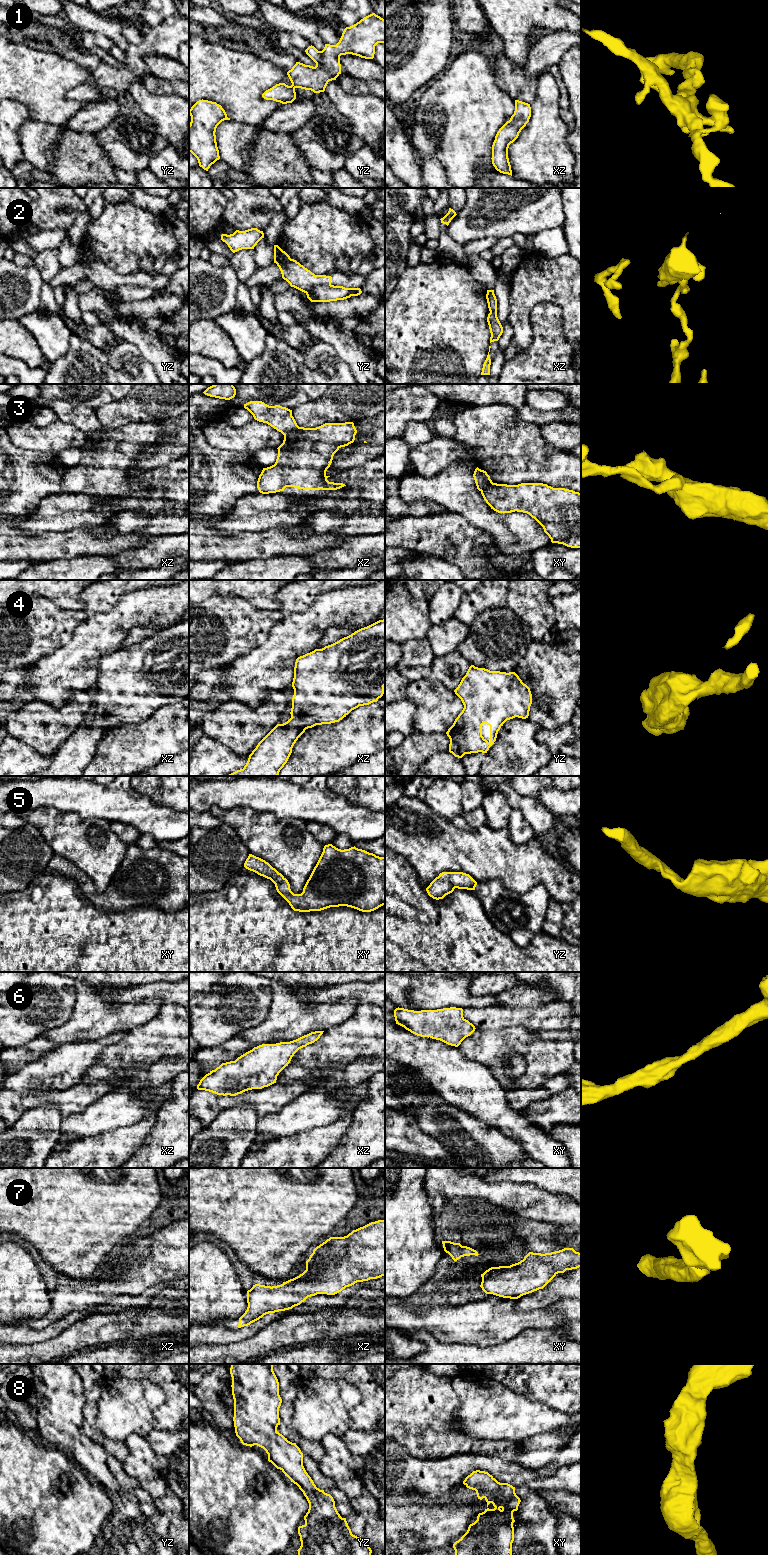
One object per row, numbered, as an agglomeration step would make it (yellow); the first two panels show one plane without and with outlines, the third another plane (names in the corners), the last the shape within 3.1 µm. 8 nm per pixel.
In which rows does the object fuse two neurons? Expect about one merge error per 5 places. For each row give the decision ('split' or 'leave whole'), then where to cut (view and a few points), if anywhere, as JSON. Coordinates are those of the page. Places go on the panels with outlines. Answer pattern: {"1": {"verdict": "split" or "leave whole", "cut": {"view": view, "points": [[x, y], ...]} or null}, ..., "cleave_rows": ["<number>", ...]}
{"1": {"verdict": "leave whole", "cut": null}, "2": {"verdict": "split", "cut": {"view": "yz", "points": [[330, 283], [318, 283], [306, 293]]}}, "3": {"verdict": "split", "cut": {"view": "xz", "points": [[297, 425], [284, 436]]}}, "4": {"verdict": "leave whole", "cut": null}, "5": {"verdict": "leave whole", "cut": null}, "6": {"verdict": "leave whole", "cut": null}, "7": {"verdict": "leave whole", "cut": null}, "8": {"verdict": "leave whole", "cut": null}, "cleave_rows": ["2", "3"]}

